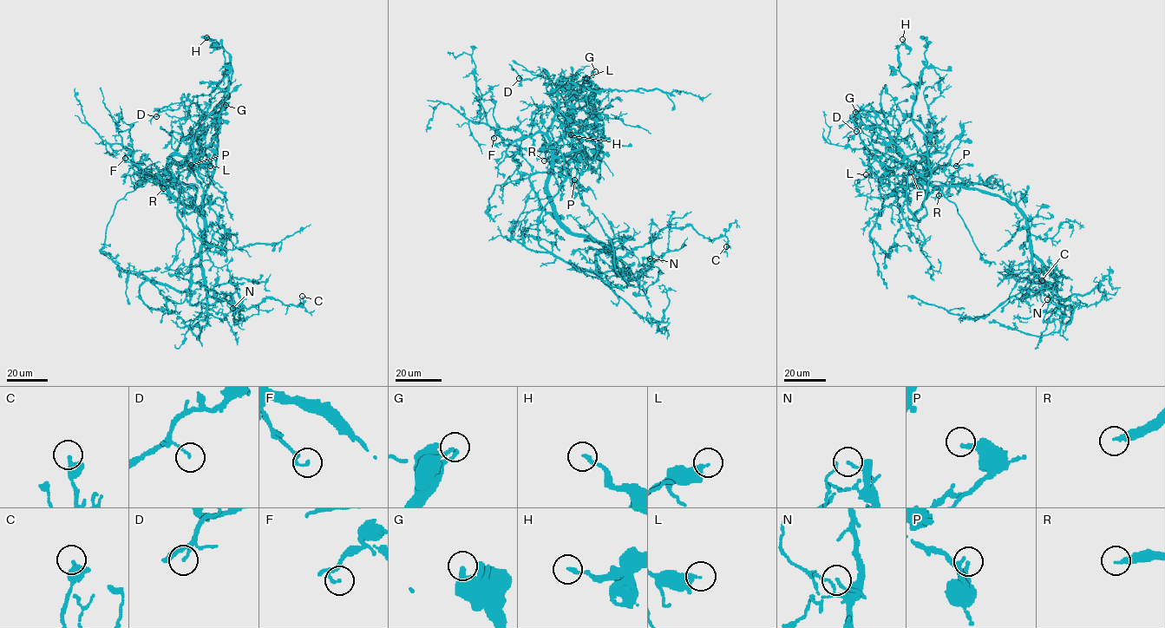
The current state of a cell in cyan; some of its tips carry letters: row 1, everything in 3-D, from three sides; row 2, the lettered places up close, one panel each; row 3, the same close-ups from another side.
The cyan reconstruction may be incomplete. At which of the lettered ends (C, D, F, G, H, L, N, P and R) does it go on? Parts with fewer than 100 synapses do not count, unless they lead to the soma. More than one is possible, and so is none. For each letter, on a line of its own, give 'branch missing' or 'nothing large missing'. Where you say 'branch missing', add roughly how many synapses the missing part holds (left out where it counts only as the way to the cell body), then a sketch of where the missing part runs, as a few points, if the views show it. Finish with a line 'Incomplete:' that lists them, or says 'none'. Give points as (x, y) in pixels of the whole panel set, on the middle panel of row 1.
C: nothing large missing
D: nothing large missing
F: nothing large missing
G: nothing large missing
H: nothing large missing
L: nothing large missing
N: nothing large missing
P: nothing large missing
R: branch missing; missing branch runs (544, 160), (525, 161), (499, 175), (483, 188), (475, 190), (417, 166)
Incomplete: R

